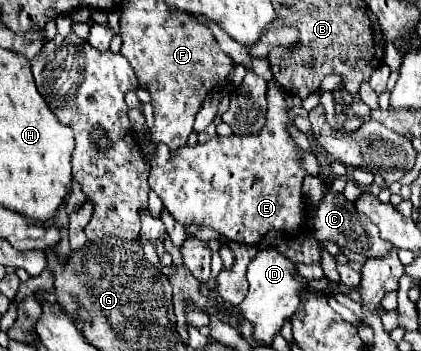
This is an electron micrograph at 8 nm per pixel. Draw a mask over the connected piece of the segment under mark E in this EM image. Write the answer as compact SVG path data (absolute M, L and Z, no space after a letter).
M274 80L268 82L268 100L270 100L270 104L268 104L268 112L266 112L266 124L264 124L264 128L262 128L258 134L250 134L250 136L236 136L236 134L232 134L232 136L216 136L216 138L212 138L212 140L204 142L204 144L196 144L196 146L188 146L188 144L186 144L186 146L176 148L176 150L170 150L170 148L164 146L162 142L156 144L156 152L154 152L154 156L150 158L150 178L148 178L148 184L150 184L150 188L162 198L166 210L168 210L178 222L182 222L184 226L210 226L210 228L218 230L220 234L224 234L228 240L234 240L234 242L240 242L240 244L260 244L262 236L264 236L268 230L282 230L282 232L288 232L288 234L298 234L298 232L300 232L302 222L306 222L306 212L304 212L304 206L302 206L302 190L300 190L306 172L300 168L300 158L298 158L298 154L296 154L296 144L294 144L294 140L290 138L290 134L286 132L286 126L288 126L292 120L290 120L288 114L286 114L284 94L286 94L286 92L284 92L284 88L282 88L278 82L274 82Z

